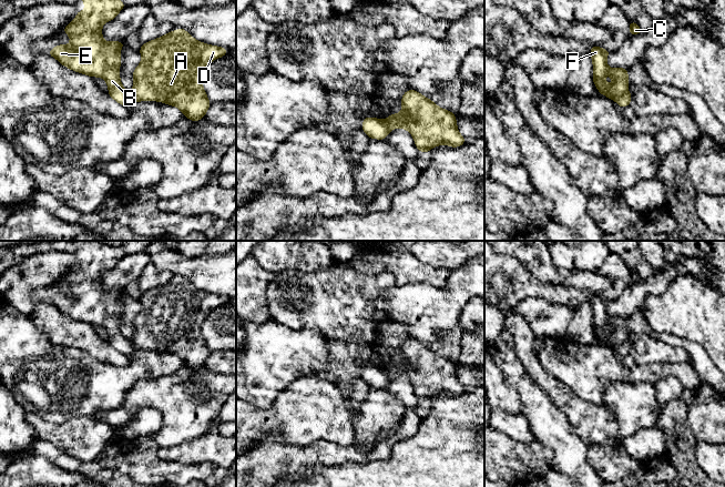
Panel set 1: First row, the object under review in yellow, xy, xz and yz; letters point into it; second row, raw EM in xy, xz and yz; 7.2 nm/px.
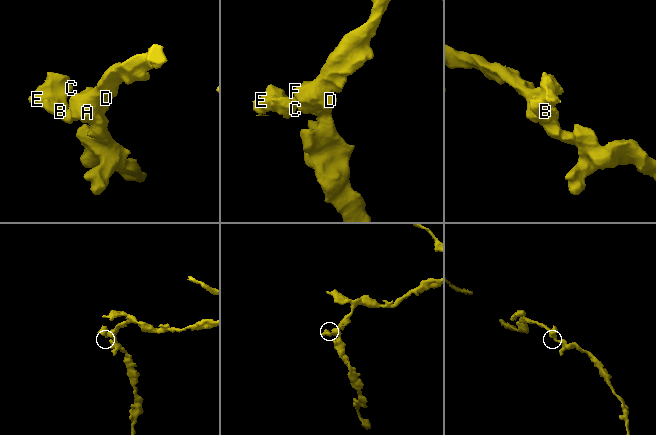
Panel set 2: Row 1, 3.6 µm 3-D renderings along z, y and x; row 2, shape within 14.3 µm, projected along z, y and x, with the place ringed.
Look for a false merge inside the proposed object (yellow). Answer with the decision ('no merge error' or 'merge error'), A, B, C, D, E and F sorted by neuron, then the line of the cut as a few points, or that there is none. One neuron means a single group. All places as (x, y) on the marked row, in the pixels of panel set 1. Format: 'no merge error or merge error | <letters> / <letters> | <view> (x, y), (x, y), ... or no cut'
merge error | A D F / B C E | yz (626, 88), (614, 100)

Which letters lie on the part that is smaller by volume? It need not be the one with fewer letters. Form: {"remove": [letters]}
{"remove": ["B", "C", "E"]}

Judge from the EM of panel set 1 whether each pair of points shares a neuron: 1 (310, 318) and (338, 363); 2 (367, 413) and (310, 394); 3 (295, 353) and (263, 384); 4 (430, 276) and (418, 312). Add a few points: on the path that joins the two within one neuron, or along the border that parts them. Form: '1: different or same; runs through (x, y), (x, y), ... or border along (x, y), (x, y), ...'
1: same; runs through (323, 324), (338, 340), (338, 351)
2: different; border along (369, 388), (367, 394), (354, 407), (354, 435)
3: same; runs through (287, 359), (271, 376)
4: different; border along (450, 272), (442, 287), (425, 283), (402, 286)

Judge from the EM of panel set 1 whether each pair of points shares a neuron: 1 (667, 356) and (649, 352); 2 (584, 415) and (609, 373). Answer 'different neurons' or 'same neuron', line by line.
1: same neuron
2: different neurons

